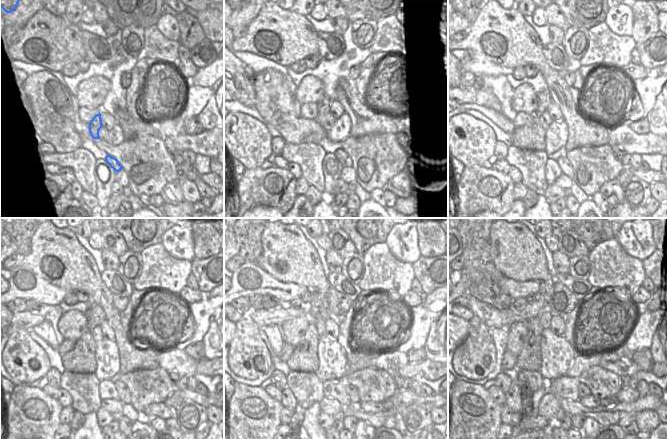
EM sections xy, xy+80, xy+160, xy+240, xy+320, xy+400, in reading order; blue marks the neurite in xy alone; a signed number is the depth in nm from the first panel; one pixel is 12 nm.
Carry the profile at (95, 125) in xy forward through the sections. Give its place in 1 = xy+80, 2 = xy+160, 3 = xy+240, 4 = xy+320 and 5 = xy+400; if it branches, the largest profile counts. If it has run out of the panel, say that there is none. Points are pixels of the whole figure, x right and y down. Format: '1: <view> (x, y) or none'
1: xy+80 (321, 110)
2: xy+160 (544, 99)
3: xy+240 (95, 315)
4: xy+320 (318, 309)
5: xy+400 (546, 287)

